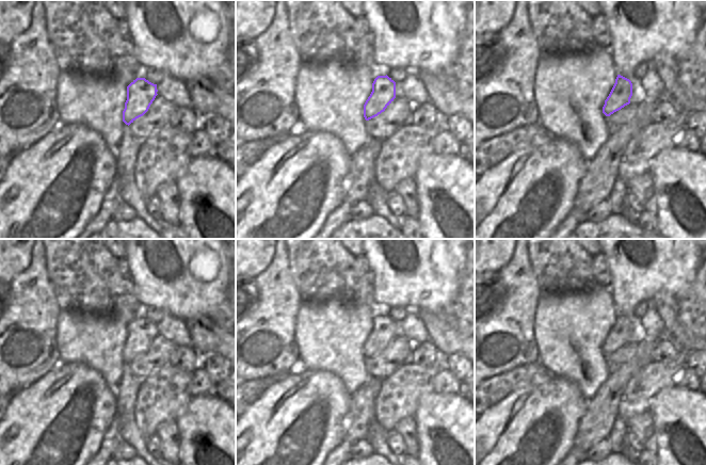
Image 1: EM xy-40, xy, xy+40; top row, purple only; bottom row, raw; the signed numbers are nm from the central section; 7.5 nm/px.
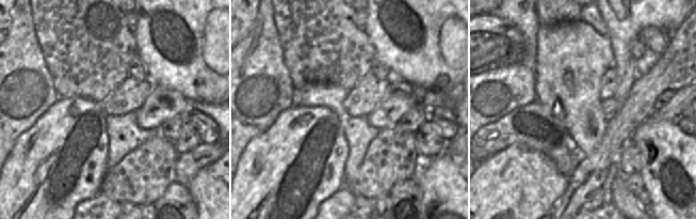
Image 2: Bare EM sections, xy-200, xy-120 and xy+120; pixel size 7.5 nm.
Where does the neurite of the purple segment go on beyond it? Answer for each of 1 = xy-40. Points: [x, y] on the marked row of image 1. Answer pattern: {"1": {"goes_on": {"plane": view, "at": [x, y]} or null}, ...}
{"1": {"goes_on": null}}

